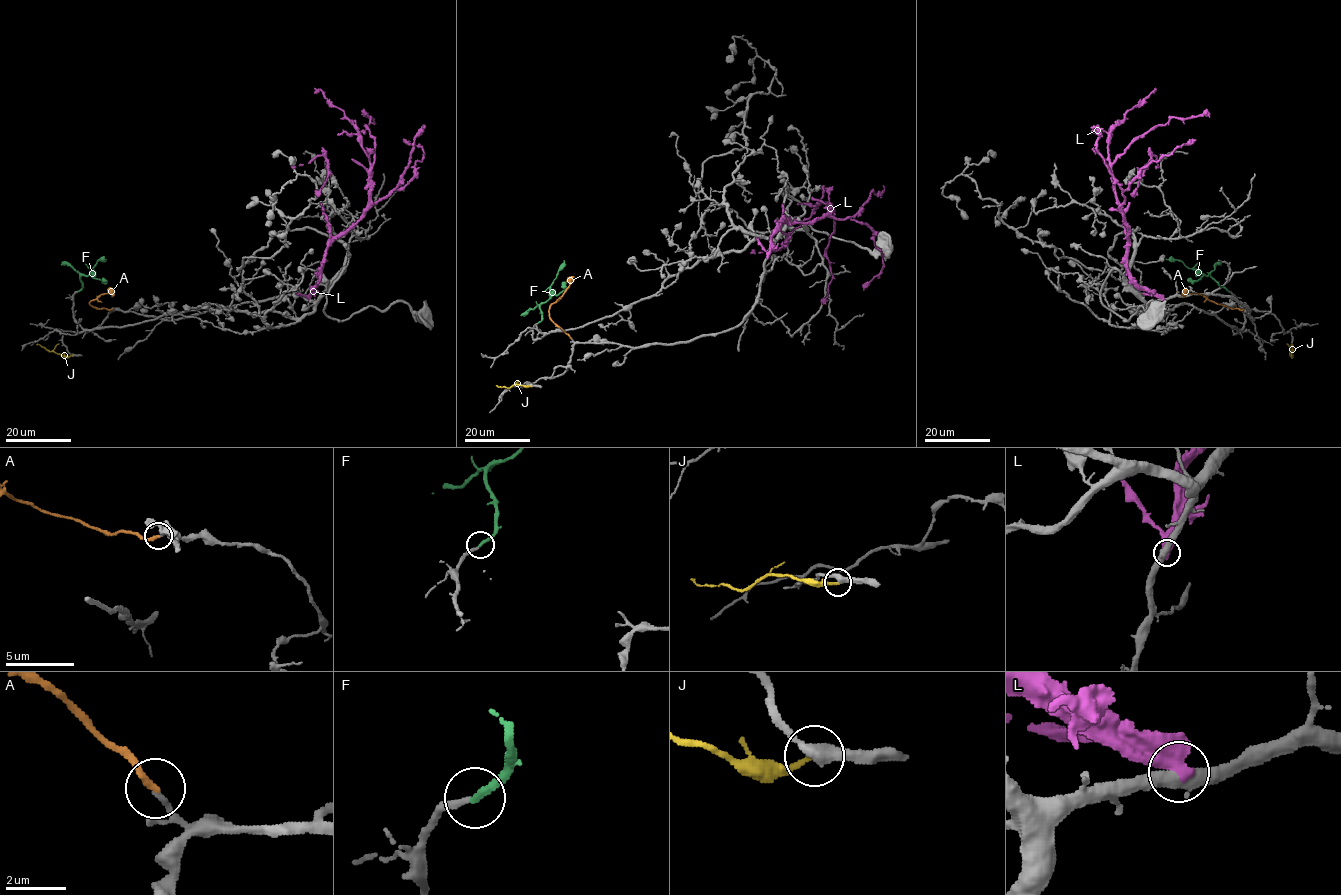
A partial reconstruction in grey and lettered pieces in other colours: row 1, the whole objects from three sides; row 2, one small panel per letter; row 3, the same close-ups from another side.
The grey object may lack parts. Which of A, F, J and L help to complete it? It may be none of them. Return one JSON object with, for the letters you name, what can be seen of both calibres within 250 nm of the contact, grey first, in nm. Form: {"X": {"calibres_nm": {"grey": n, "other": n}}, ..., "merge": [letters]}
{"A": {"calibres_nm": {"grey": 160, "other": 220}}, "F": {"calibres_nm": {"grey": 200, "other": 240}}, "merge": ["A", "F"]}

